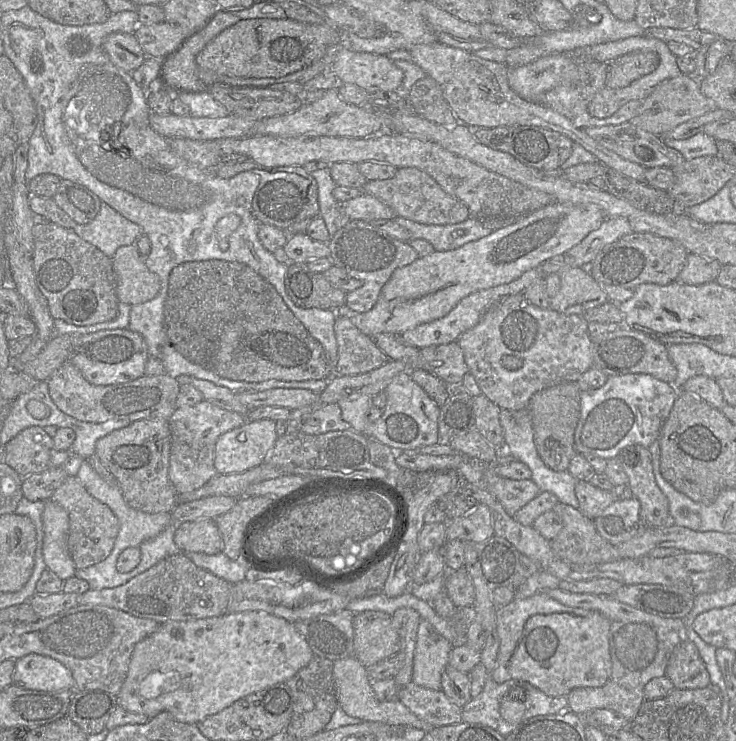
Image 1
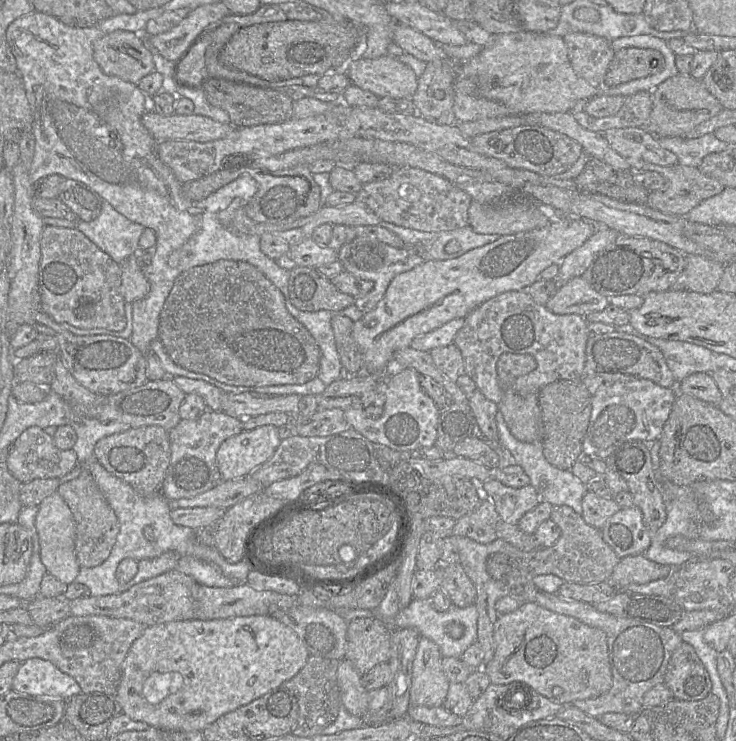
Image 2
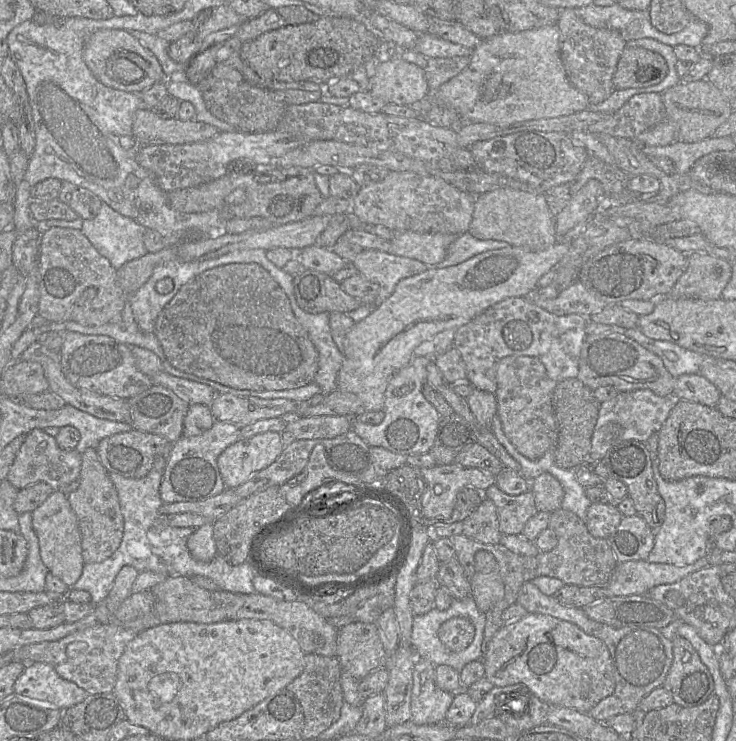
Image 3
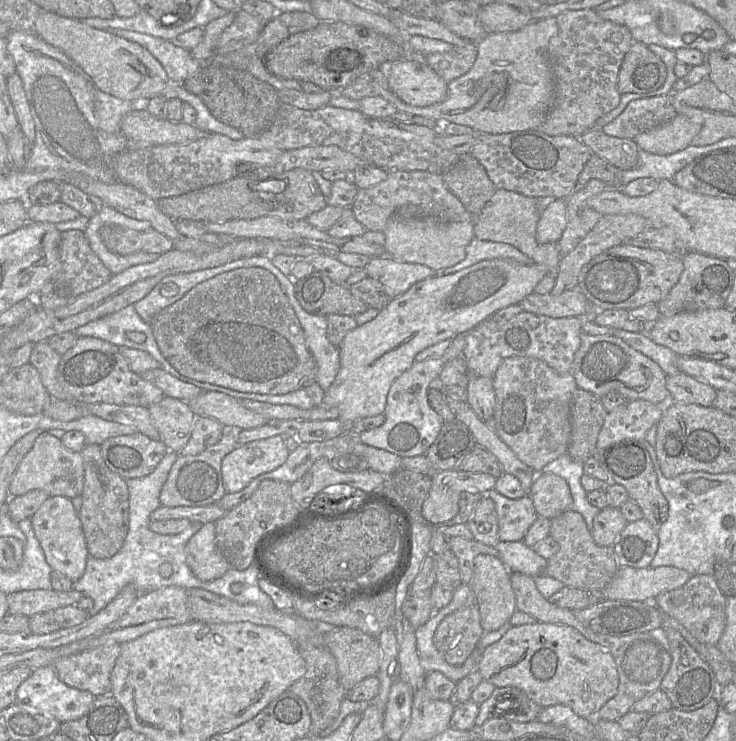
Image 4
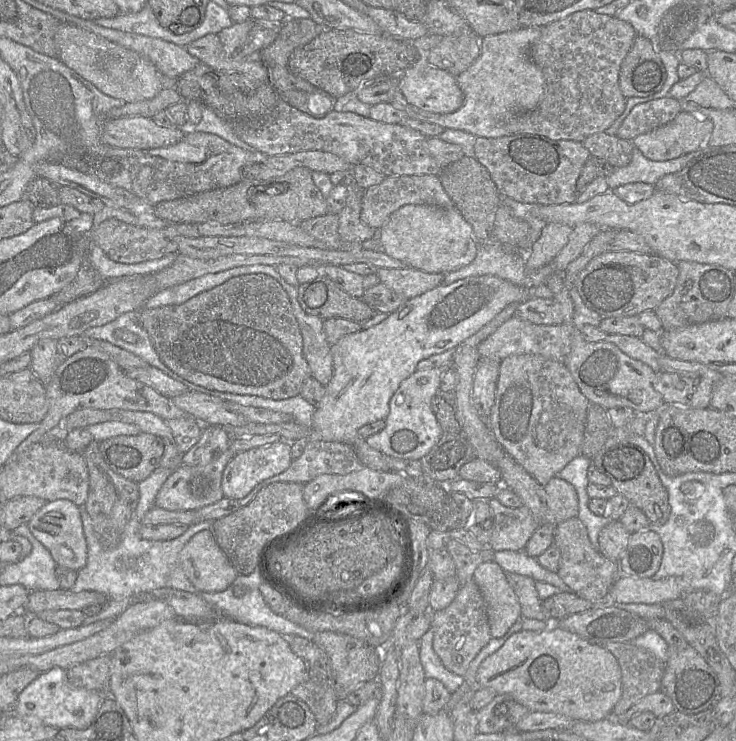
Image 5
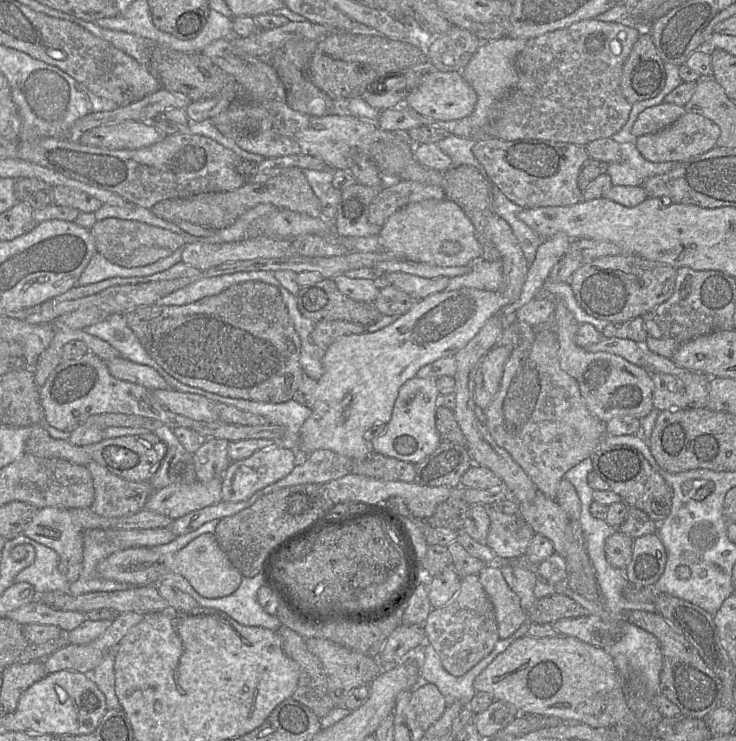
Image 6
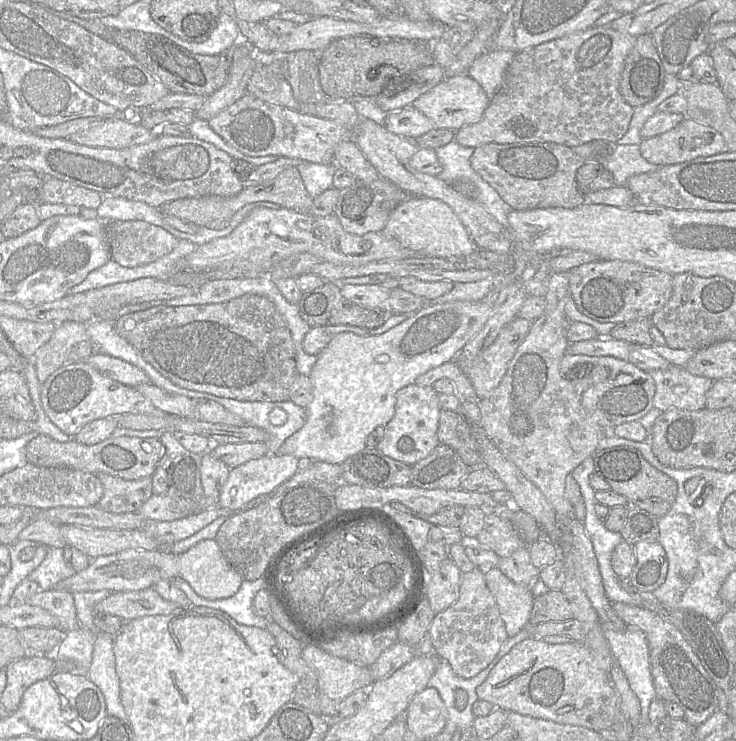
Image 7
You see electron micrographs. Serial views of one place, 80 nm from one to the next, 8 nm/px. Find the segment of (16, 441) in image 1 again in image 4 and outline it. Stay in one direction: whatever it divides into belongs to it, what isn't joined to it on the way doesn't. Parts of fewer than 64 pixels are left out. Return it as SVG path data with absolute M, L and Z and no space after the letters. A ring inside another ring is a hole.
M41 432L31 449L20 461L8 488L10 497L40 489L49 496L80 497L84 486L84 465L81 452L67 449L60 439Z

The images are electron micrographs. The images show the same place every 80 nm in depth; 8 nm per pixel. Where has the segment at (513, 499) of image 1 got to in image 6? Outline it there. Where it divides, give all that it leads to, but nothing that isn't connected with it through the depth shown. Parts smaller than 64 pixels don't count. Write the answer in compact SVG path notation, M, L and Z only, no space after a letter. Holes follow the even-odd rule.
M495 506L488 507L490 525L485 544L502 561L524 560L535 535L519 514L504 514Z

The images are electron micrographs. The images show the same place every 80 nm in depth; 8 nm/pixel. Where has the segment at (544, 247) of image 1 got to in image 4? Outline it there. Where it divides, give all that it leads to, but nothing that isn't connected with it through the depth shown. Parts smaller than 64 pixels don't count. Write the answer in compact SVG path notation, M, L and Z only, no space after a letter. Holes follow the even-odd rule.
M496 258L415 283L404 294L392 299L374 319L346 334L339 346L339 372L325 392L322 406L338 409L339 420L346 431L359 419L384 414L392 383L413 365L420 351L453 339L496 311L518 304L534 293L545 275L547 270L542 265Z

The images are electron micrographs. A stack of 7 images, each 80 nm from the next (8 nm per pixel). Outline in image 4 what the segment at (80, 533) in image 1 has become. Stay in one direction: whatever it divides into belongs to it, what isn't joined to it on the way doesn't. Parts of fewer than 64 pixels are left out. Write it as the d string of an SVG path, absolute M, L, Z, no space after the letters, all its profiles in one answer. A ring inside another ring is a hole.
M86 444L82 451L84 486L78 516L82 524L88 554L105 559L112 557L122 547L129 526L129 490L126 481L105 464L100 445Z

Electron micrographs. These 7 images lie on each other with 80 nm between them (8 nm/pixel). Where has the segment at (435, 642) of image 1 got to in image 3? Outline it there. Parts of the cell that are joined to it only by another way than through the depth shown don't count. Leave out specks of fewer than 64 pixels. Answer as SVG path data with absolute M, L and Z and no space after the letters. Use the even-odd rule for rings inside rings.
M417 658L413 672L411 721L417 725L445 723L446 714L453 701L453 694L437 687L436 666L424 658Z

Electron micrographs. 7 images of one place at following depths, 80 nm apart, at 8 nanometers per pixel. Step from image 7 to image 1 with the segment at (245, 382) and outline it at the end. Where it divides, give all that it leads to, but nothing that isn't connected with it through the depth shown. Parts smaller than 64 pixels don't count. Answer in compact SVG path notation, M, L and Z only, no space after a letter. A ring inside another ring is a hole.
M211 259L205 261L183 262L175 266L169 276L169 287L164 306L164 327L167 335L167 341L184 358L194 364L212 369L215 373L223 378L245 382L263 382L271 379L283 381L305 381L330 378L330 366L328 364L326 353L322 344L309 333L305 326L288 308L275 287L256 273L253 269L243 263ZM230 322L240 323L244 328L244 334L231 359L227 362L222 362L218 358L218 337L223 327Z

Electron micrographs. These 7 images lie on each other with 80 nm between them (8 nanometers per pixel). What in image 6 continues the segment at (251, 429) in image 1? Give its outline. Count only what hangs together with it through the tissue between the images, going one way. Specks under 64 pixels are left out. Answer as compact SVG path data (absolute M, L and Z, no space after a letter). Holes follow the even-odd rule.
M274 445L254 452L248 458L231 462L222 477L221 499L226 502L240 502L255 492L287 476L295 467L294 449Z

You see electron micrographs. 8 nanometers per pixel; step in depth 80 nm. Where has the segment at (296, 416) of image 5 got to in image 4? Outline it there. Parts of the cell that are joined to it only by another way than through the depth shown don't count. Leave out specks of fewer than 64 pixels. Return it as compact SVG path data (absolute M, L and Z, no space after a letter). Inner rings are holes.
M194 382L194 385L201 389L225 393L238 400L250 399L270 404L288 404L302 409L311 409L315 406L313 400L308 395L306 389L299 389L283 395L267 395L258 393L239 392L232 390L230 388L225 388L223 386L218 386L206 382Z

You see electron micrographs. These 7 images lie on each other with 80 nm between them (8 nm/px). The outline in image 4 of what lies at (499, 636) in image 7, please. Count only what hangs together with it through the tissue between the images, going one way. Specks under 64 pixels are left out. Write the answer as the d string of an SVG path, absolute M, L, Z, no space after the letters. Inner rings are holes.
M474 603L462 606L442 620L434 634L434 644L447 663L461 666L484 634L479 608Z

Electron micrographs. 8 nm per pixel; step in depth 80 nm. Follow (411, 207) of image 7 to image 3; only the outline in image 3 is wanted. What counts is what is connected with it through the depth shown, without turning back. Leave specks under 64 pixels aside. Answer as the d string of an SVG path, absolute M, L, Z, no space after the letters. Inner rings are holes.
M395 231L390 241L391 253L419 260L427 265L436 265L445 259L457 236L449 233Z

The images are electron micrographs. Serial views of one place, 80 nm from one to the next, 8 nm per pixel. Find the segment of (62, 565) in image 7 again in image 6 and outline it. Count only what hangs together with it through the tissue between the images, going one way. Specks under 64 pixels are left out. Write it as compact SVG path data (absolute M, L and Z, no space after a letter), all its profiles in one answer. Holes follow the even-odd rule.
M34 540L32 546L35 548L35 559L30 566L17 574L15 583L28 582L38 596L46 592L68 592L70 583L58 569L59 555Z

